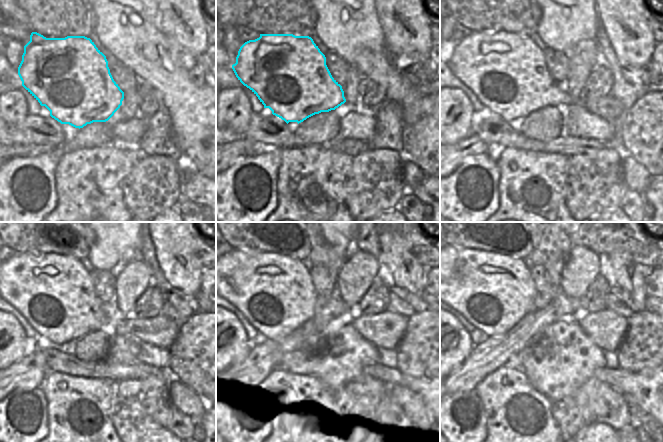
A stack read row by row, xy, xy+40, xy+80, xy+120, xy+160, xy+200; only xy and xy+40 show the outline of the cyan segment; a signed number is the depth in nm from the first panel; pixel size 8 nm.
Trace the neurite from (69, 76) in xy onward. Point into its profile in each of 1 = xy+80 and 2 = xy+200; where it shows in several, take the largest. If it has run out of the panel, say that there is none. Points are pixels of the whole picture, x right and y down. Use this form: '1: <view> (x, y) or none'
1: xy+80 (506, 71)
2: xy+200 (487, 290)

